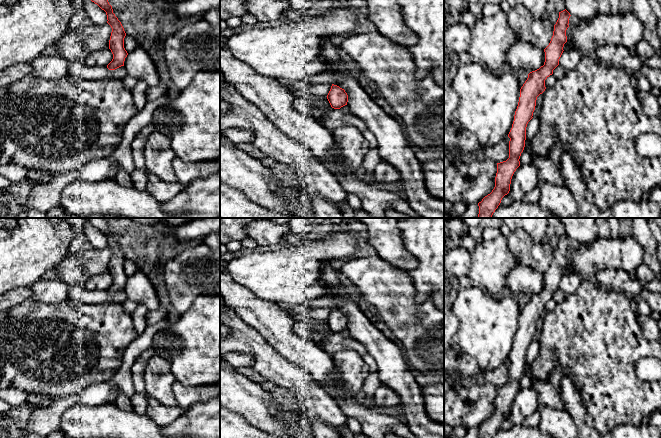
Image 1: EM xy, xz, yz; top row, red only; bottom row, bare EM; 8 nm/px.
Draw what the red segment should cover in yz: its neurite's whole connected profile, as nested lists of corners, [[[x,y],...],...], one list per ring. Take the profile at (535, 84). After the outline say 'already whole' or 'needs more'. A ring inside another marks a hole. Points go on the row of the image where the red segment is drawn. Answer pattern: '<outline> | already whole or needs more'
[[[566,9],[559,12],[551,41],[544,49],[544,65],[530,72],[520,89],[518,106],[512,128],[508,134],[510,138],[509,158],[497,163],[495,187],[490,194],[478,203],[478,218],[493,218],[492,215],[500,205],[502,198],[510,191],[512,176],[520,166],[519,159],[525,147],[526,127],[533,118],[537,97],[545,91],[545,80],[553,74],[553,70],[559,65],[559,59],[564,51],[563,47],[567,42],[566,30],[569,27],[570,16]]] | already whole

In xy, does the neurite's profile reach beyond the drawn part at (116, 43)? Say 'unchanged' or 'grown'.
unchanged

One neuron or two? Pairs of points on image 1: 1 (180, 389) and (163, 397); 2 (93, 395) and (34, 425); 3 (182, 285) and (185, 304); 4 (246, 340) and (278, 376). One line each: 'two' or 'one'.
1: two
2: one
3: one
4: one

